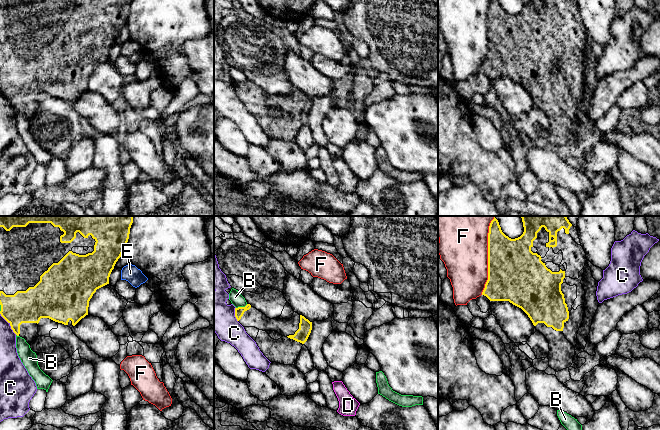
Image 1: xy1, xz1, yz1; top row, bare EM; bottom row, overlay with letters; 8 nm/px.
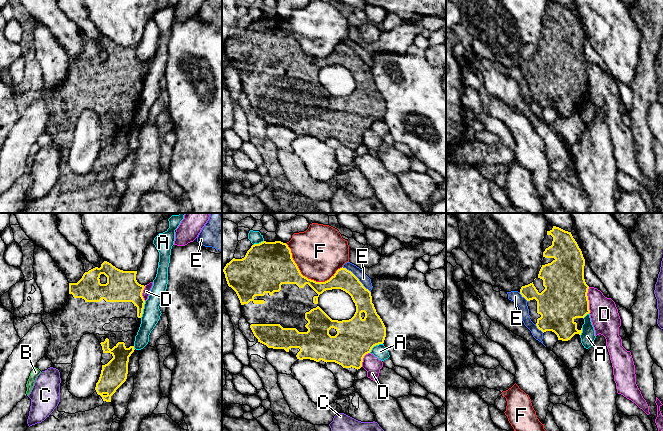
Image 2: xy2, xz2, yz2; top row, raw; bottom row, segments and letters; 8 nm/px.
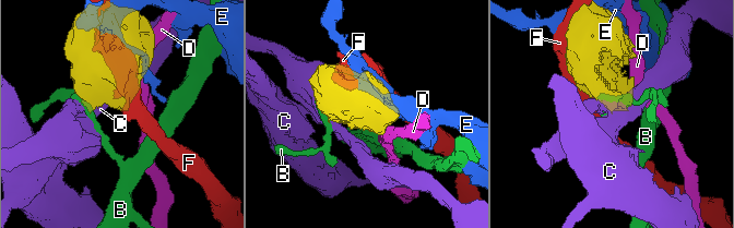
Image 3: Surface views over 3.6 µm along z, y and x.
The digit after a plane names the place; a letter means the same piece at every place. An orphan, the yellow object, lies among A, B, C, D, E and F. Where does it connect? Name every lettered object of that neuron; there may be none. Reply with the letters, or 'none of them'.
none of them

